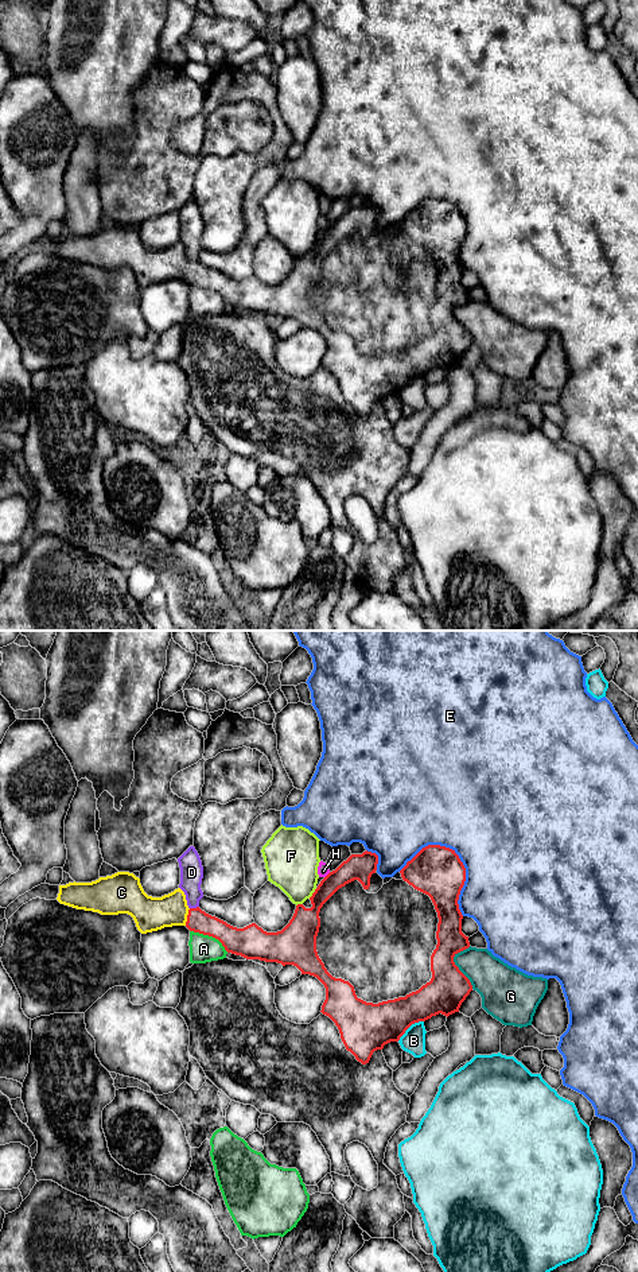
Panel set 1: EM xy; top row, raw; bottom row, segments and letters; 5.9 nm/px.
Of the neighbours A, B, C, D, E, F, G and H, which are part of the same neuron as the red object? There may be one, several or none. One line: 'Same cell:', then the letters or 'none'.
Same cell: C

